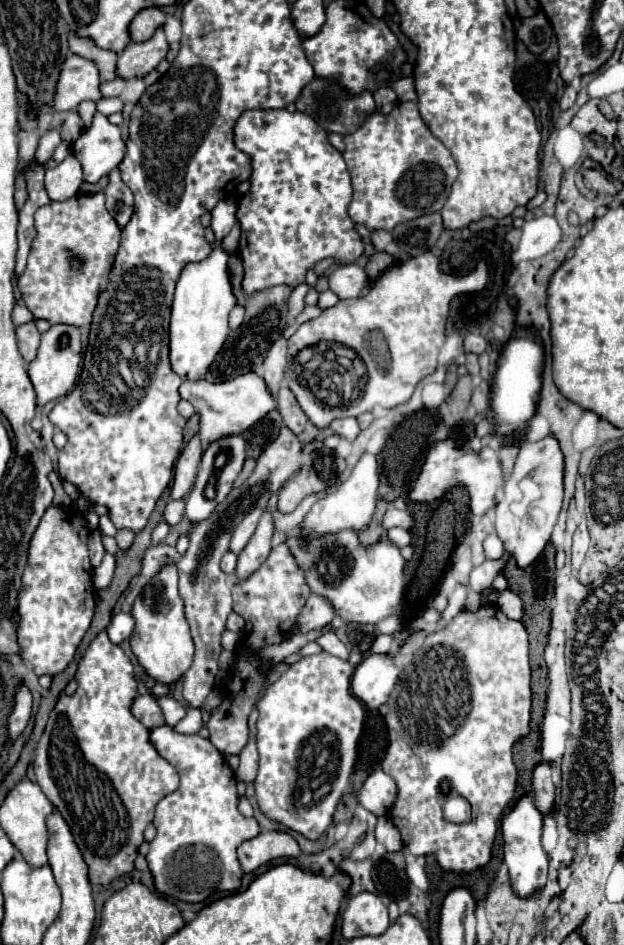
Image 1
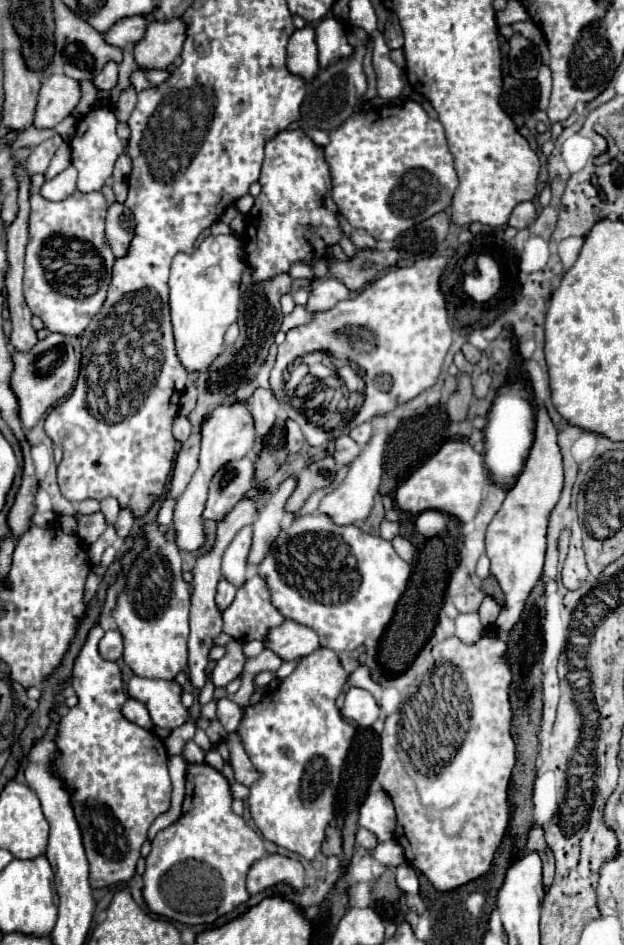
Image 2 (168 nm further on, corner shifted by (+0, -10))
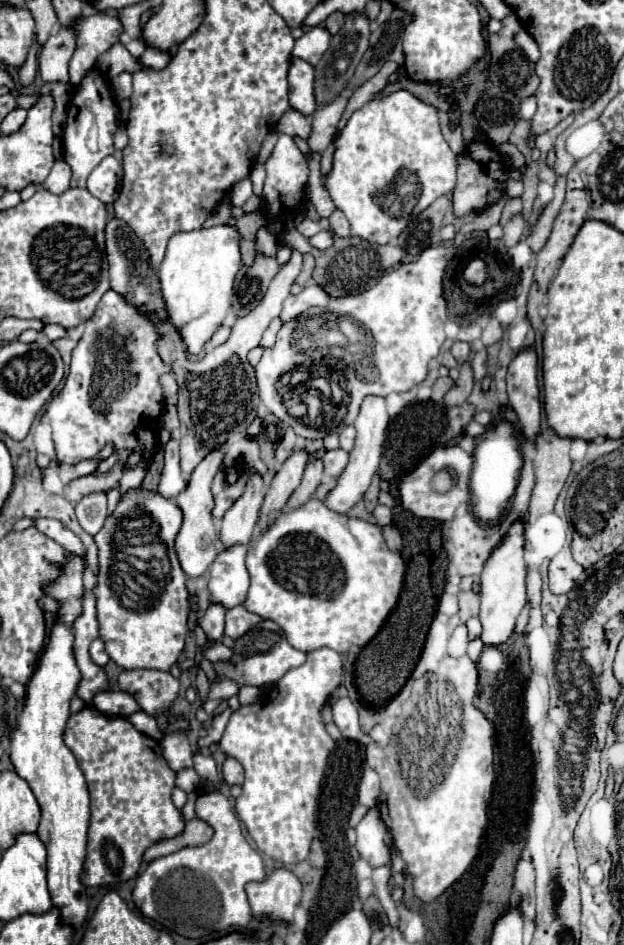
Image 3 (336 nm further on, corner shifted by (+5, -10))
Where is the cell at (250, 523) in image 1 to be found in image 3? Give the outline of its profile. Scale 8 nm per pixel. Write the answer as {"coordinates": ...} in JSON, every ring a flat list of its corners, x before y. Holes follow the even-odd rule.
{"coordinates":[[234,545,218,553,210,567,210,601,232,609,244,603,248,593,248,571,244,565,246,545]]}

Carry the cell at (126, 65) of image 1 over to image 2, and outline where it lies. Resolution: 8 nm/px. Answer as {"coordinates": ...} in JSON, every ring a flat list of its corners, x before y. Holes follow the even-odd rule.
{"coordinates":[[181,19,149,23,145,37,135,45,133,51,137,69,167,69,175,57,179,57,183,41,185,23]]}

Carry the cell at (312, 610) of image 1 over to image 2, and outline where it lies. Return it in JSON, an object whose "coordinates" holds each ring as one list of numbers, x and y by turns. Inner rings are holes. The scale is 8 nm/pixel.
{"coordinates":[[289,619,283,625,271,629,263,645,275,651,281,659,293,661,319,649,319,639,317,631,313,631,311,627,301,627,301,623,293,623]]}

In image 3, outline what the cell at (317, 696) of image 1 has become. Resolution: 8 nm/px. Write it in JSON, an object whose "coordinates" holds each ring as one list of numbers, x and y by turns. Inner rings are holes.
{"coordinates":[[322,647,308,653,306,663,296,669,290,669,274,685,272,691,262,693,256,703,240,707,236,713,232,713,226,731,218,743,218,747,228,757,238,759,246,771,242,795,240,799,236,799,236,813,240,821,246,825,258,851,284,865,300,863,310,853,310,843,316,833,320,785,324,779,328,755,334,749,334,741,330,739,322,723,322,707,326,705,330,693,340,685,340,681,342,681,342,659,336,651]]}

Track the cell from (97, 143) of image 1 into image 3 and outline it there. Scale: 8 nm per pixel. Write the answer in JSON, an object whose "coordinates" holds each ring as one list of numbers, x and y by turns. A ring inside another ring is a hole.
{"coordinates":[[92,69,88,71,78,87,74,89,74,97,68,109,68,119,62,135,64,145,64,161,72,167,72,185,70,187,86,187,86,179,90,171,106,157,114,153,114,131,118,129,116,123,116,101,112,97,110,85,102,71]]}

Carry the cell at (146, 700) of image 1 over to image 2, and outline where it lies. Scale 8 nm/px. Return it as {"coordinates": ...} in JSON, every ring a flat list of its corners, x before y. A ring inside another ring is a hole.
{"coordinates":[[127,699,125,705,123,705,123,709,121,709,121,713,123,713,129,721,137,723,139,727,143,727,143,729,147,729,147,731,153,731,151,715,149,715,149,711,147,711,147,707,145,707,143,703,139,703,139,701,135,701,135,699]]}

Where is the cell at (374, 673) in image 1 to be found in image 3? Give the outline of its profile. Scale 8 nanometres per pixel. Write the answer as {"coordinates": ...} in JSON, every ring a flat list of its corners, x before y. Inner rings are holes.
{"coordinates":[[348,697,338,699,332,703,332,721,340,729,342,737,356,739,360,735,360,723,358,723,358,705,350,701]]}

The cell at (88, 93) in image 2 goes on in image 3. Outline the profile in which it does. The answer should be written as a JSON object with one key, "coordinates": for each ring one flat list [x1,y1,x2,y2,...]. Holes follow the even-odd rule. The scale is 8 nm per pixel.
{"coordinates":[[90,15,76,19,76,53,70,59,70,85,76,87,86,73,86,67,94,67,96,59,118,43,122,35,122,25,112,15]]}

